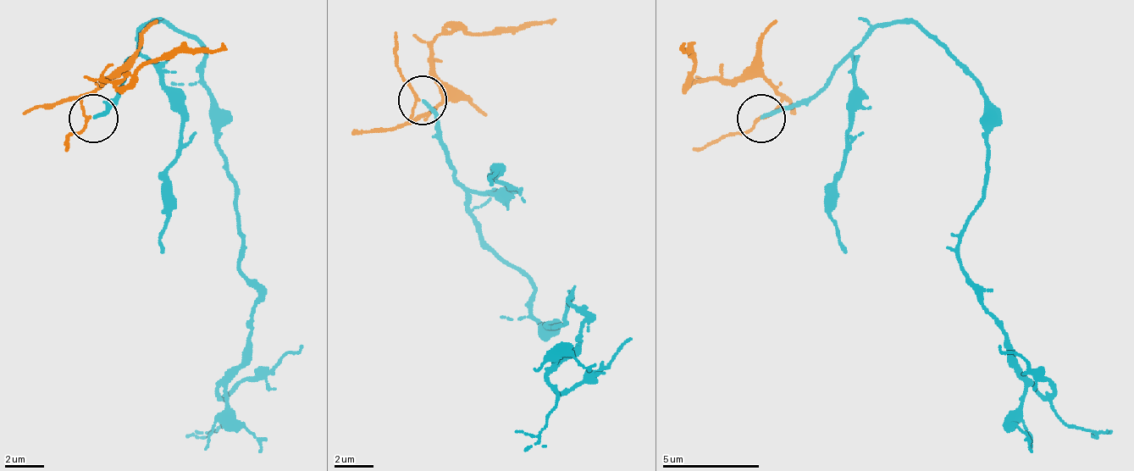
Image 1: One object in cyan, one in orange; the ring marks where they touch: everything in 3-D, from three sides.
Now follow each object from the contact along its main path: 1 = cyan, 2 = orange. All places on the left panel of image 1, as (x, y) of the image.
1: (94, 117), (148, 24), (182, 29), (201, 48), (255, 302), (251, 356), (216, 390), (265, 375), (304, 346)
2: (90, 117), (80, 107), (85, 97), (109, 78), (104, 78), (113, 78), (163, 58), (226, 44)

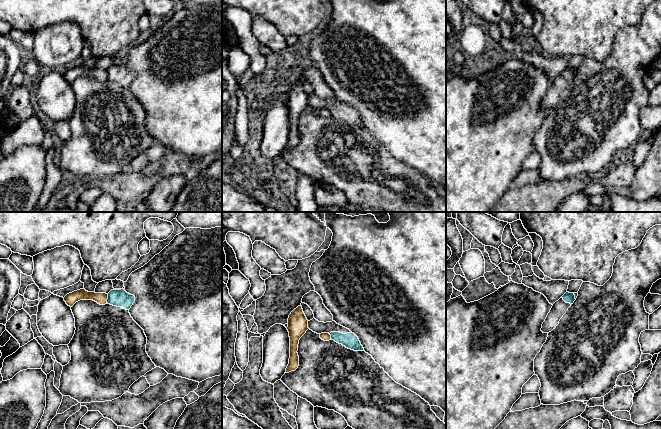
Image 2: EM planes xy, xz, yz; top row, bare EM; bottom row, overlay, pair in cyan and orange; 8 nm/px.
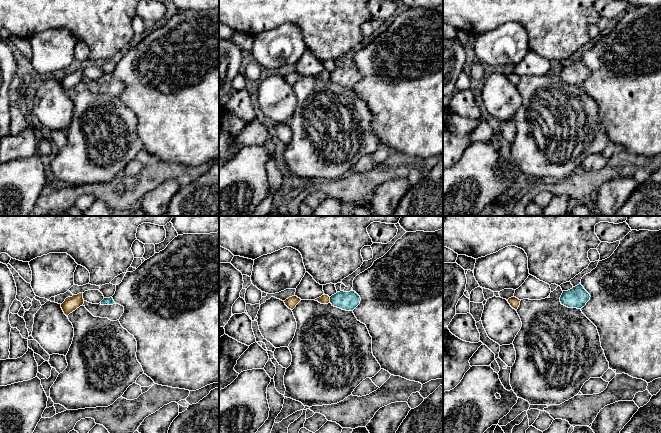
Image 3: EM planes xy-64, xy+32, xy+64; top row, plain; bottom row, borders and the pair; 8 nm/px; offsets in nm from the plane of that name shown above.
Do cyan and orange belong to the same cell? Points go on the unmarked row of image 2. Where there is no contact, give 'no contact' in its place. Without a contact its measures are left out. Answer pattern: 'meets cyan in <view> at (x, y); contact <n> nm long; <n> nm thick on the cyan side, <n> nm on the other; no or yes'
meets cyan in xy at (108, 74); contact 70 nm long; 140 nm thick on the cyan side, 100 nm on the other; no

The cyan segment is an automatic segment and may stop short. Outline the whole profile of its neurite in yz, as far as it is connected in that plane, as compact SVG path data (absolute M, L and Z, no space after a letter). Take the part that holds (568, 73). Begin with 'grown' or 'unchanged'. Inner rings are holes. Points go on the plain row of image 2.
grown; M566 68L558 77L556 77L543 98L541 107L543 109L549 109L555 105L559 100L560 95L575 76L574 69Z

